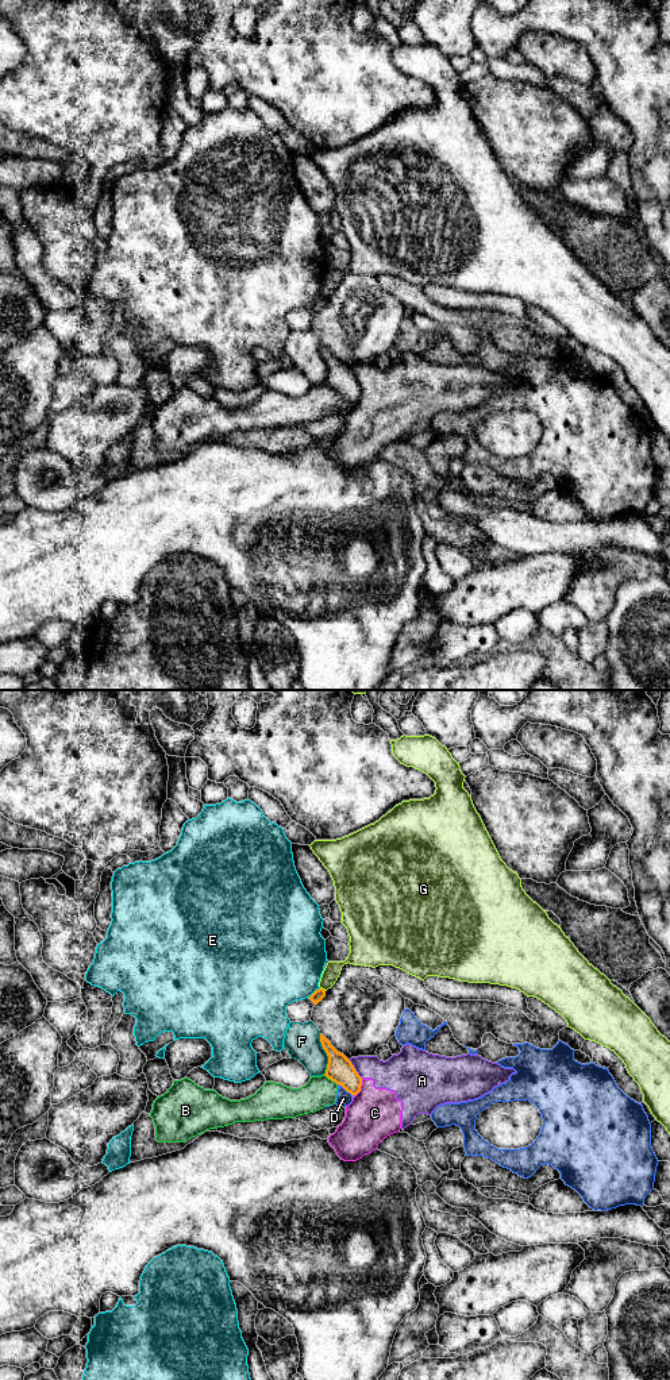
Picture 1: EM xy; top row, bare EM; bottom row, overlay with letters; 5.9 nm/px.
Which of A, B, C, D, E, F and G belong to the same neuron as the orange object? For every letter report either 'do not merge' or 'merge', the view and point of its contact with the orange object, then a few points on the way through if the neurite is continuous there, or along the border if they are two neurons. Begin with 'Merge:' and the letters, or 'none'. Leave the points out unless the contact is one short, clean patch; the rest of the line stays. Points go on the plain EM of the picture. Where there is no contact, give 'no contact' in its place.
Merge: none
A: do not merge; meets orange in xy at (354, 378); border along xy (349, 369), (362, 386)
B: do not merge; meets orange in xy at (331, 388); border along xy (324, 382), (337, 393)
C: do not merge; meets orange in xy at (359, 396); border along xy (362, 388), (361, 397), (354, 404)
D: do not merge; meets orange in xy at (345, 397); border along xy (338, 392), (351, 404)
E: do not merge; meets orange in xy at (315, 300)
F: do not merge; meets orange in xy at (327, 363); border along xy (319, 343), (319, 350), (327, 365), (324, 382)
G: do not merge; meets orange in xy at (322, 297)

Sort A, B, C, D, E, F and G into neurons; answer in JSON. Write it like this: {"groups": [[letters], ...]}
{"groups": [["A", "C"], ["B", "D"], ["E"], ["F"], ["G"]]}

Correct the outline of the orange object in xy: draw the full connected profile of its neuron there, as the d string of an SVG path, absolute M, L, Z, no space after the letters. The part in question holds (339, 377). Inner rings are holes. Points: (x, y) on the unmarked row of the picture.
M320 343L320 351L328 365L324 383L351 404L357 404L361 400L362 386L351 370L343 362L338 361L323 343Z

